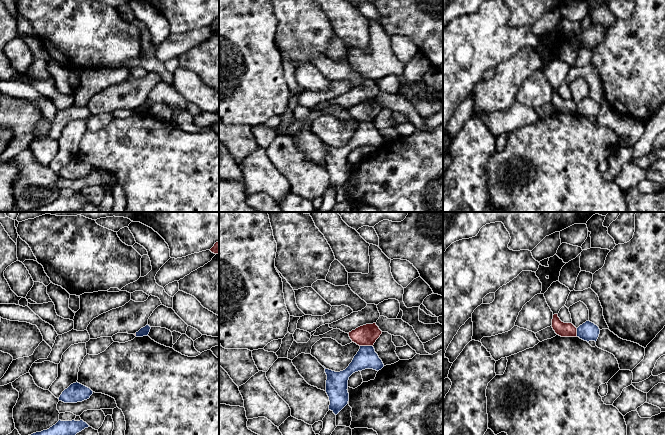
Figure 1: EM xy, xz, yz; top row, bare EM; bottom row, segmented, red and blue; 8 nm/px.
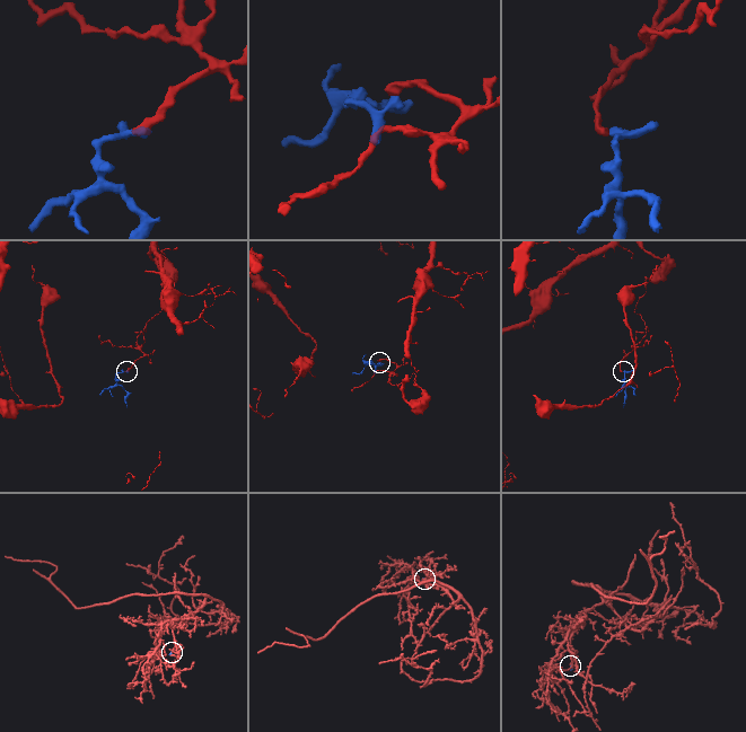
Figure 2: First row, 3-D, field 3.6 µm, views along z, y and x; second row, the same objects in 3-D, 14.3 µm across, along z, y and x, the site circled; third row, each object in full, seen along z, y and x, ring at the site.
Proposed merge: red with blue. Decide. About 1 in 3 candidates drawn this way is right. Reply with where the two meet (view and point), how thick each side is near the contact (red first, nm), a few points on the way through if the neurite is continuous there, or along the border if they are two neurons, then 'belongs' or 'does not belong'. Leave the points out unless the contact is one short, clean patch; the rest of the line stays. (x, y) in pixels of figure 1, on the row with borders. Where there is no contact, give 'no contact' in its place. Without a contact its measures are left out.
meets red in xz at (366, 345); 170 nm thick on the red side, 180 nm on the other; does not belong

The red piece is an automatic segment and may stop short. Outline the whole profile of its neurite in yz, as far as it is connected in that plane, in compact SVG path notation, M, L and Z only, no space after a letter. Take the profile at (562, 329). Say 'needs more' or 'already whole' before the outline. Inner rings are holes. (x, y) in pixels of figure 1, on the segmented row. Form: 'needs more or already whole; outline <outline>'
already whole; outline M558 314L553 315L551 326L555 333L561 337L577 337L577 328L572 323L562 322Z

